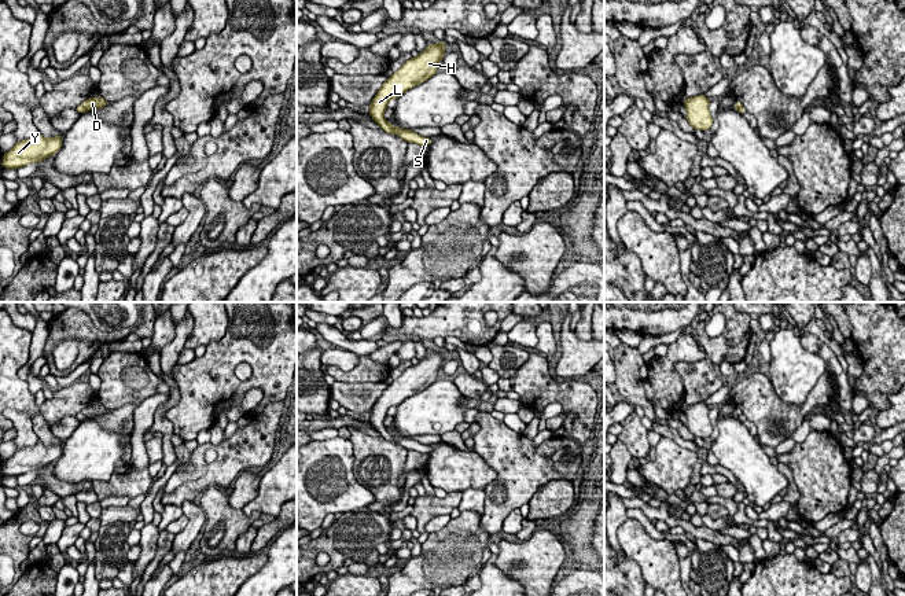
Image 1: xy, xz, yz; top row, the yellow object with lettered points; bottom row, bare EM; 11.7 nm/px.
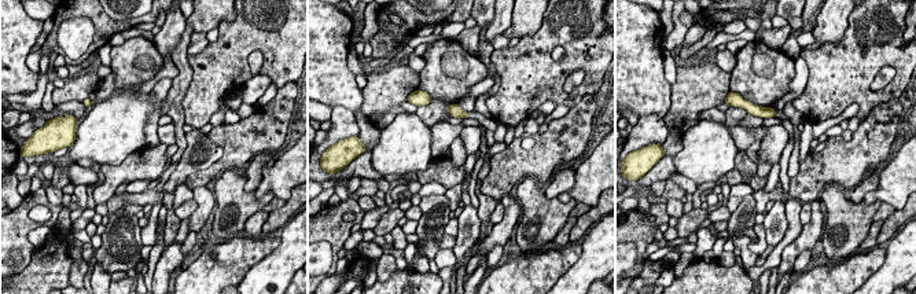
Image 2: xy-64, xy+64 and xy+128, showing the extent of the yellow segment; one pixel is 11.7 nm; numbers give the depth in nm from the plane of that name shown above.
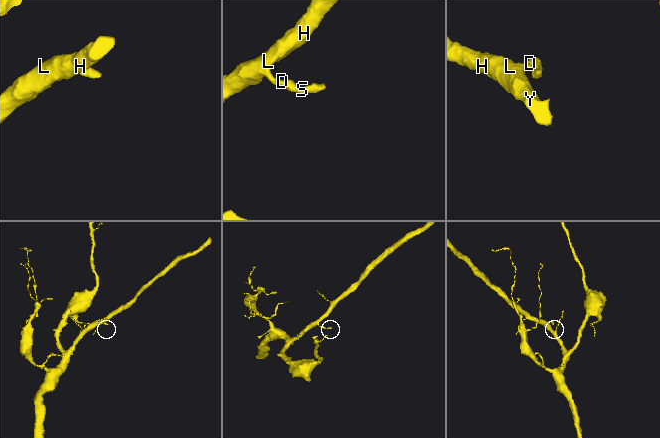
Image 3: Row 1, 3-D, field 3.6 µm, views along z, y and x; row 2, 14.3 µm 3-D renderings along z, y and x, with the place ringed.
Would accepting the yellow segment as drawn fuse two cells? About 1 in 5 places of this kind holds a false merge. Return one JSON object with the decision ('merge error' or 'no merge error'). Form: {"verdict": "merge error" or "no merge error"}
{"verdict": "merge error"}

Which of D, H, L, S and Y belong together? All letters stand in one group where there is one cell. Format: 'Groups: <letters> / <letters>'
Groups: D S / H L Y

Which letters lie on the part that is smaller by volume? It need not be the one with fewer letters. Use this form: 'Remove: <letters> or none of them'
Remove: D, S

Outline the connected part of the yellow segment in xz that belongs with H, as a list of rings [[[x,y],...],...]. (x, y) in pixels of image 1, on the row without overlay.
[[[445,350],[428,352],[428,356],[420,360],[416,365],[411,365],[404,374],[393,380],[391,385],[383,390],[382,396],[369,412],[369,423],[387,441],[393,442],[393,433],[389,431],[383,422],[387,411],[400,405],[404,400],[417,391],[424,390],[437,380],[438,371],[442,368],[445,360]]]

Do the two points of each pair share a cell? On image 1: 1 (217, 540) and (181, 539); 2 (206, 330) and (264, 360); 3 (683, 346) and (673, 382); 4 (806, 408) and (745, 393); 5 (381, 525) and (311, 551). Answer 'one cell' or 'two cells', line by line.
1: two cells
2: two cells
3: one cell
4: one cell
5: one cell

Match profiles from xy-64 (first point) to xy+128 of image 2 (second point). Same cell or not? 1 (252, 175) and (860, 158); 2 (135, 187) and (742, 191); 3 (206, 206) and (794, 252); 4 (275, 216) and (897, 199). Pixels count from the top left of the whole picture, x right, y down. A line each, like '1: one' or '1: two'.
1: two
2: one
3: one
4: two

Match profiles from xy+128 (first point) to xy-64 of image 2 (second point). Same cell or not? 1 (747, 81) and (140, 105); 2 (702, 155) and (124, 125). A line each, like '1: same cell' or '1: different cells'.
1: different cells
2: same cell

